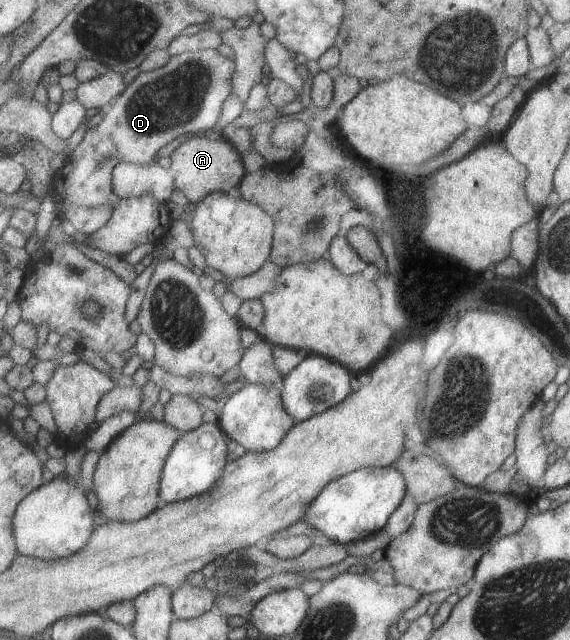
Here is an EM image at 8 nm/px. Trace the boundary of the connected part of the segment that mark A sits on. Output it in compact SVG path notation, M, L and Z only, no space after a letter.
M196 136L182 144L172 154L172 169L178 177L178 187L184 191L192 203L202 203L214 192L228 192L232 187L240 187L246 179L247 170L241 151L225 138Z

